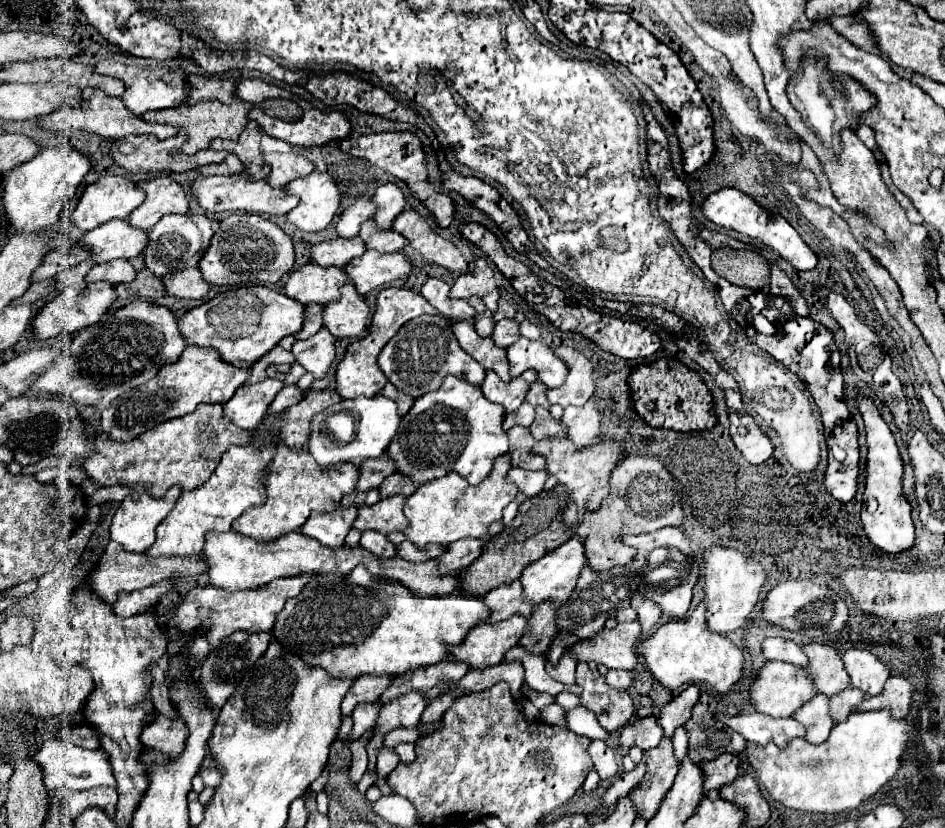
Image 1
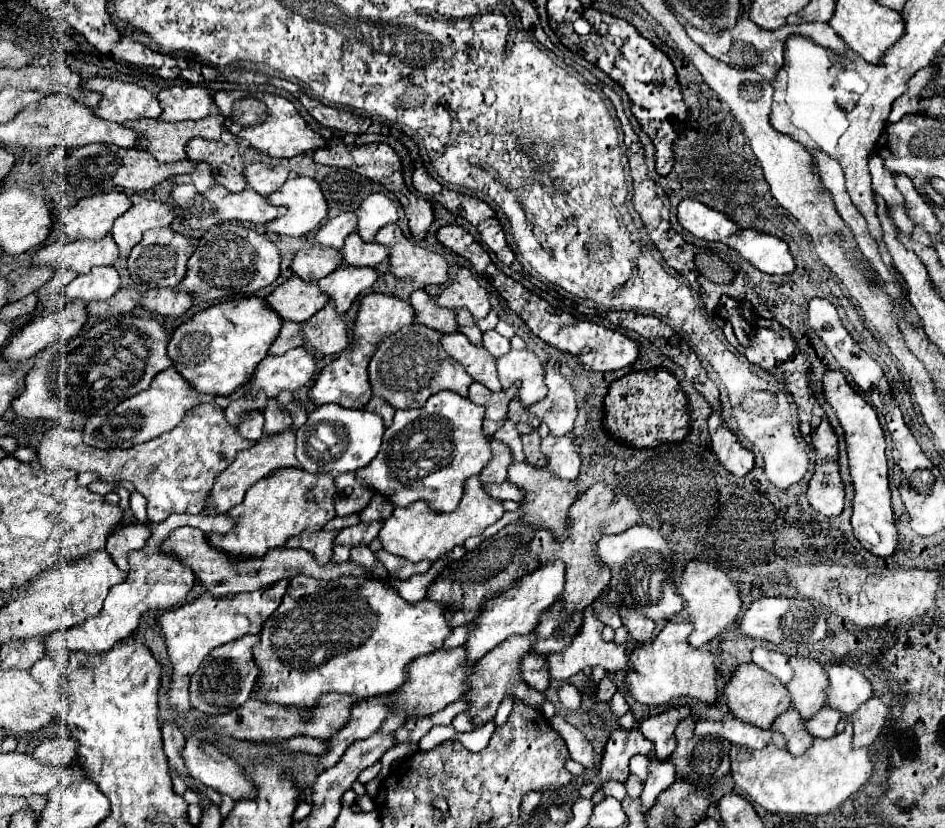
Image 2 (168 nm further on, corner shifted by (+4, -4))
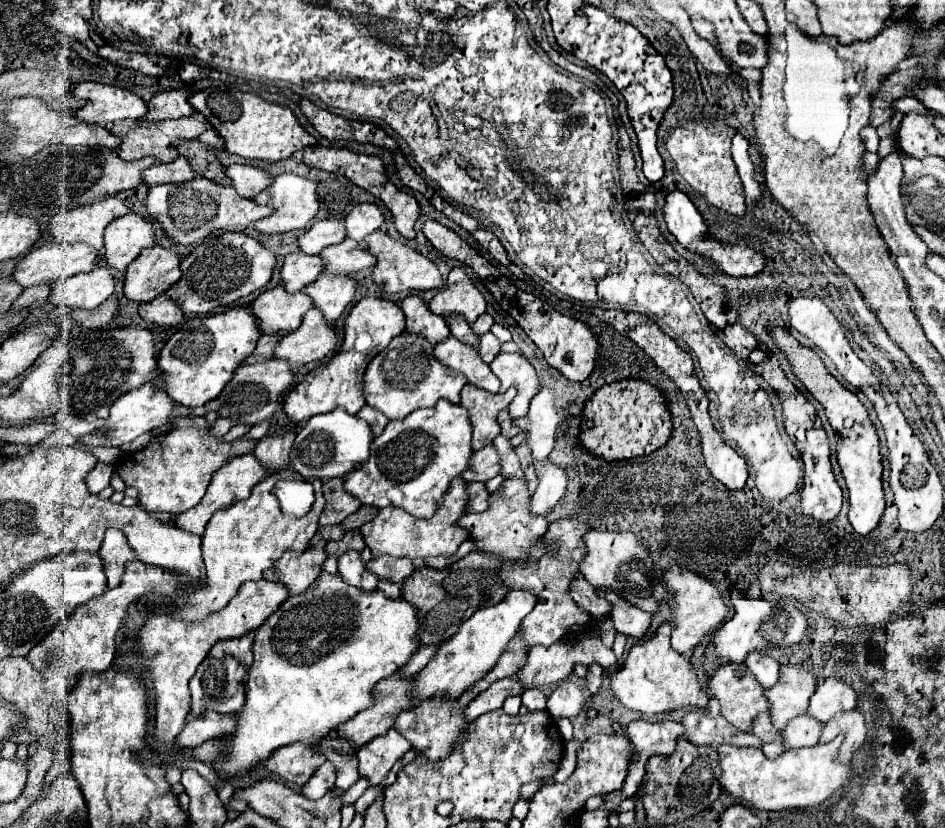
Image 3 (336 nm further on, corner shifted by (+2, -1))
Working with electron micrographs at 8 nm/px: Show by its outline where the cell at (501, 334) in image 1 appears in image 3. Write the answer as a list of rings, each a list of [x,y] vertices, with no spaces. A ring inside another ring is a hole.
[[[491,331],[479,337],[479,349],[477,351],[485,363],[491,363],[495,359],[495,355],[499,353],[499,347],[501,347],[501,343],[497,341],[497,337]]]

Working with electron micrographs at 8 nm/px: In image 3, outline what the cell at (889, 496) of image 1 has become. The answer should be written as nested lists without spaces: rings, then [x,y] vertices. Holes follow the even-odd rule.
[[[767,327],[769,335],[773,337],[775,345],[787,355],[795,377],[803,383],[803,387],[823,405],[825,415],[831,423],[831,427],[837,433],[837,463],[841,467],[843,479],[847,483],[849,489],[849,523],[853,525],[853,529],[859,535],[867,535],[871,533],[877,525],[879,519],[883,515],[885,509],[885,499],[883,499],[883,483],[881,483],[881,473],[883,473],[883,465],[881,465],[881,455],[879,455],[879,437],[877,431],[873,427],[873,423],[869,421],[867,409],[863,407],[863,403],[855,397],[855,393],[851,393],[849,389],[845,389],[823,365],[823,361],[807,347],[803,347],[799,341],[795,341],[785,329],[781,327]]]

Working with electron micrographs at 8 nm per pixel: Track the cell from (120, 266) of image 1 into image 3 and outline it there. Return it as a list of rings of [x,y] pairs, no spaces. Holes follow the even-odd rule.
[[[95,267],[89,273],[73,275],[65,281],[51,283],[49,301],[57,307],[95,309],[113,295],[113,275],[107,267]]]

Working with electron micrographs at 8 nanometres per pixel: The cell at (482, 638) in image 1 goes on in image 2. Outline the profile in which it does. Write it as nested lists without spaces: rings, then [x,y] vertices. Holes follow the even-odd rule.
[[[457,646],[451,650],[435,650],[427,656],[419,656],[419,660],[415,660],[415,664],[411,664],[409,668],[407,684],[403,684],[403,688],[395,696],[395,708],[407,712],[409,718],[439,712],[447,704],[459,700],[461,694],[469,690],[467,676],[473,672],[473,668],[475,664],[467,658],[465,646]]]

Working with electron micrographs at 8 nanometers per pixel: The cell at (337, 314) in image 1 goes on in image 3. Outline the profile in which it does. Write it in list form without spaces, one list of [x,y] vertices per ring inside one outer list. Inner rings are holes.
[[[309,309],[303,315],[303,321],[297,331],[285,333],[275,351],[275,359],[285,359],[291,367],[299,367],[303,363],[311,363],[327,357],[337,345],[335,331],[325,325],[321,311]]]

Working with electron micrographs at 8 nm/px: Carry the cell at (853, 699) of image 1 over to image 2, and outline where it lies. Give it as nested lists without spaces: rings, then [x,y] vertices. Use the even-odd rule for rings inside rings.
[[[825,706],[823,710],[819,710],[813,720],[807,722],[807,730],[815,736],[815,738],[831,738],[837,732],[837,724],[843,718],[843,714],[831,706]]]

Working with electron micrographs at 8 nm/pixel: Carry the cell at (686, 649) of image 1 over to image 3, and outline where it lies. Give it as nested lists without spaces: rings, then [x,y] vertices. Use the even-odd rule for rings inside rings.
[[[663,623],[649,641],[641,645],[633,645],[623,667],[609,677],[611,679],[609,687],[623,707],[637,711],[641,715],[657,715],[657,713],[675,711],[689,705],[699,709],[707,705],[709,701],[707,691],[701,689],[693,665],[689,663],[689,659],[675,653],[669,645],[671,631],[673,625]]]

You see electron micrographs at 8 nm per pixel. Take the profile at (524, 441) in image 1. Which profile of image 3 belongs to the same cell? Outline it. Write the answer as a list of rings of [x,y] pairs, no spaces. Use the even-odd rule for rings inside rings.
[[[485,445],[477,453],[473,453],[473,457],[469,459],[469,469],[461,473],[461,477],[467,483],[471,481],[485,483],[495,475],[499,475],[499,467],[497,467],[497,451],[493,449],[493,445]]]

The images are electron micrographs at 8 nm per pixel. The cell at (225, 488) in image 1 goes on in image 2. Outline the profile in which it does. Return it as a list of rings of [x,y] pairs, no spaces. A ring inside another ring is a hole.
[[[137,491],[131,493],[129,505],[137,520],[149,524],[151,540],[147,542],[147,546],[143,550],[135,550],[135,552],[129,554],[131,570],[129,570],[127,582],[121,582],[119,586],[113,586],[109,590],[107,600],[103,604],[103,610],[101,610],[99,616],[93,616],[91,620],[85,620],[83,626],[53,632],[51,636],[45,638],[47,646],[51,646],[55,650],[63,650],[63,648],[65,650],[83,650],[87,654],[107,652],[115,642],[119,642],[121,638],[127,638],[137,628],[139,618],[147,610],[167,610],[171,606],[179,604],[181,600],[185,600],[187,592],[191,590],[193,580],[195,580],[195,574],[191,572],[191,568],[187,568],[177,556],[171,556],[169,552],[163,550],[163,542],[169,538],[169,532],[173,532],[175,528],[181,528],[181,526],[193,526],[193,528],[203,530],[205,534],[211,534],[211,532],[223,532],[225,534],[225,532],[229,532],[237,526],[237,520],[233,516],[229,516],[227,512],[209,514],[207,508],[203,508],[199,514],[171,514],[163,522],[150,522],[146,512],[147,501]]]

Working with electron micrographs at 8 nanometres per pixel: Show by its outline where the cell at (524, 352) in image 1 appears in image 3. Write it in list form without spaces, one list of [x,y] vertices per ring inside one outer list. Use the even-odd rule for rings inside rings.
[[[499,353],[489,367],[501,379],[503,391],[507,391],[509,387],[517,389],[517,395],[507,409],[511,419],[525,417],[531,399],[539,391],[539,379],[537,379],[531,363],[525,357],[521,357],[519,353]]]

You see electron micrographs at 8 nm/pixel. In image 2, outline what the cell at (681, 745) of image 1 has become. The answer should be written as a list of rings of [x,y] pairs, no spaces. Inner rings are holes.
[[[653,760],[647,784],[643,786],[643,792],[641,792],[643,804],[655,804],[655,798],[659,796],[659,792],[667,790],[675,780],[677,780],[675,766],[669,760],[665,760],[665,762]]]

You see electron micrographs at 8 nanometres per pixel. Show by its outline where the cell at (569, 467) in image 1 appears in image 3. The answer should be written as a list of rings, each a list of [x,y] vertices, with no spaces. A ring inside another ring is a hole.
[[[503,481],[503,489],[489,495],[489,509],[483,513],[471,513],[463,515],[457,521],[457,527],[463,527],[469,531],[469,539],[473,539],[477,551],[489,553],[499,557],[501,561],[521,563],[525,561],[525,555],[529,553],[529,547],[535,547],[541,537],[545,535],[545,529],[549,527],[545,517],[533,517],[529,513],[529,493],[527,493],[527,481]]]

